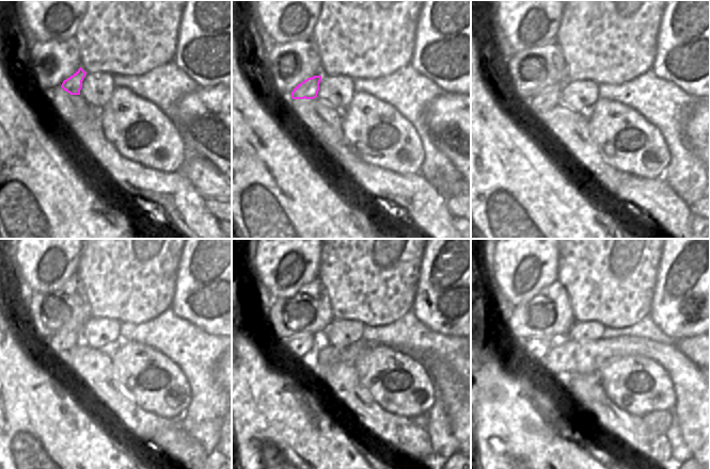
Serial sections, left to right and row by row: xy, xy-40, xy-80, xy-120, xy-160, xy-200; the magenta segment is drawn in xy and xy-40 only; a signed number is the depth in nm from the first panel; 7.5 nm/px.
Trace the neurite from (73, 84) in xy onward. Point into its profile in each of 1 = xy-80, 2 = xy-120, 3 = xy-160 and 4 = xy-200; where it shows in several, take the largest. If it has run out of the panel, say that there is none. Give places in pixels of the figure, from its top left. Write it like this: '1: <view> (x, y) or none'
1: xy-80 (546, 100)
2: xy-120 (62, 341)
3: xy-160 (296, 346)
4: xy-200 (534, 349)

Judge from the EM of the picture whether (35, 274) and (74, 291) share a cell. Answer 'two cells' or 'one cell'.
two cells

